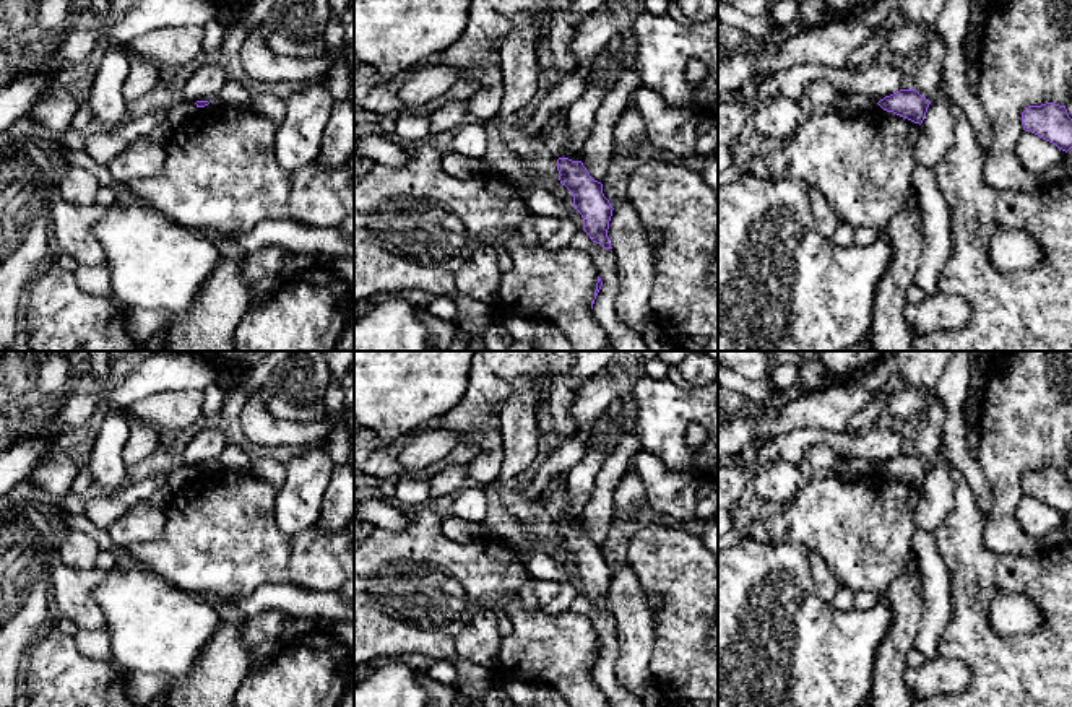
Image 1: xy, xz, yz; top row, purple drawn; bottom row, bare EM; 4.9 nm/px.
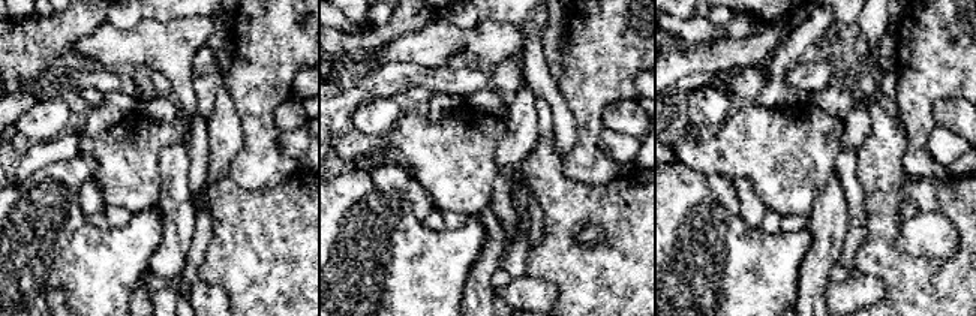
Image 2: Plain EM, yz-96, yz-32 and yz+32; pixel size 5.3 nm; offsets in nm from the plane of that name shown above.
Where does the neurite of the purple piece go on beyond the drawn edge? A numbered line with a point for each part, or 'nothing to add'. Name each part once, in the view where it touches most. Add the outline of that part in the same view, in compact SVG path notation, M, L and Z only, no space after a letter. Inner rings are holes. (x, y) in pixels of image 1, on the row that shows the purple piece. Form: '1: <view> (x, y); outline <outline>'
nothing to add

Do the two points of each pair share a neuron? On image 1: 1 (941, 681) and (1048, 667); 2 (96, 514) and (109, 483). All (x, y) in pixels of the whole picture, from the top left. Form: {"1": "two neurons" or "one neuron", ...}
{"1": "two neurons", "2": "two neurons"}

